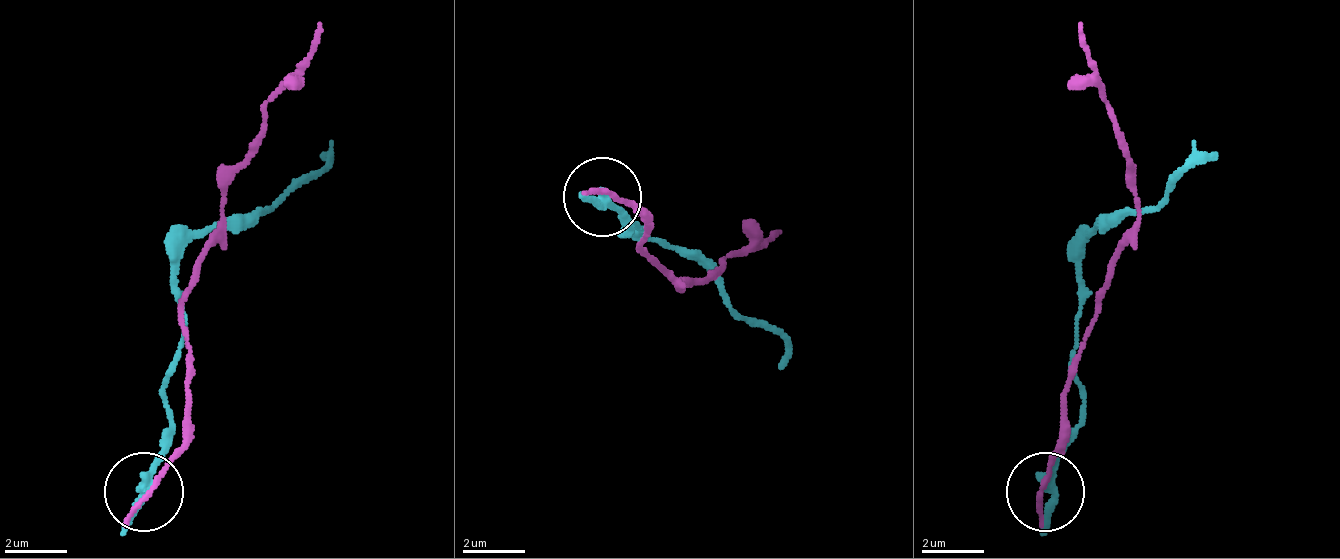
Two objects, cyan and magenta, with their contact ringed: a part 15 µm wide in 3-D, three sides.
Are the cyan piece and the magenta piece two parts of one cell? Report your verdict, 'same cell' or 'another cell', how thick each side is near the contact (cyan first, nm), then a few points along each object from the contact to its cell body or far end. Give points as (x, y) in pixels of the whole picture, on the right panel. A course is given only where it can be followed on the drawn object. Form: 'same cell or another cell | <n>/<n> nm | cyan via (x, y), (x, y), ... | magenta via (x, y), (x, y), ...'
another cell | 280/180 nm | cyan via (1043, 493), (1043, 470), (1082, 415), (1082, 384), (1074, 337), (1082, 259), (1098, 228), (1176, 181), (1215, 150) | magenta via (1043, 493), (1066, 439), (1066, 368), (1098, 290), (1137, 220), (1137, 181), (1082, 24)

